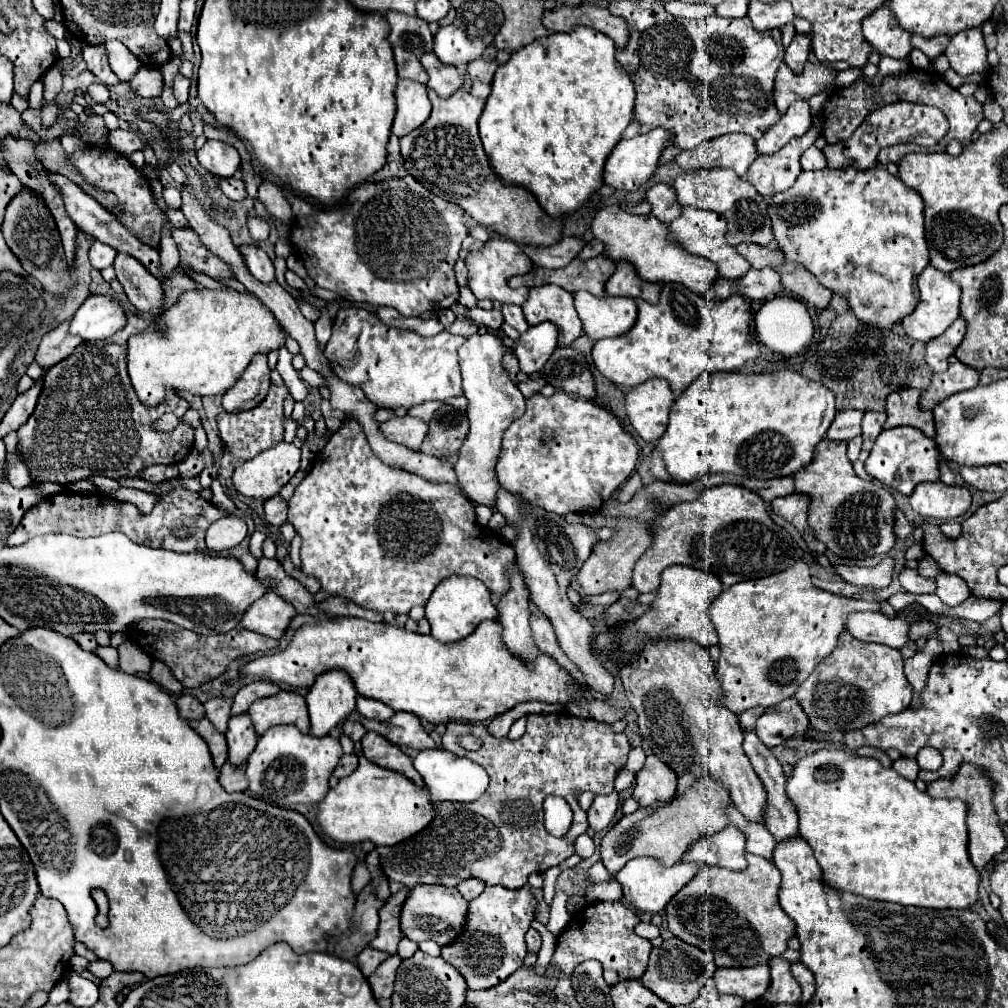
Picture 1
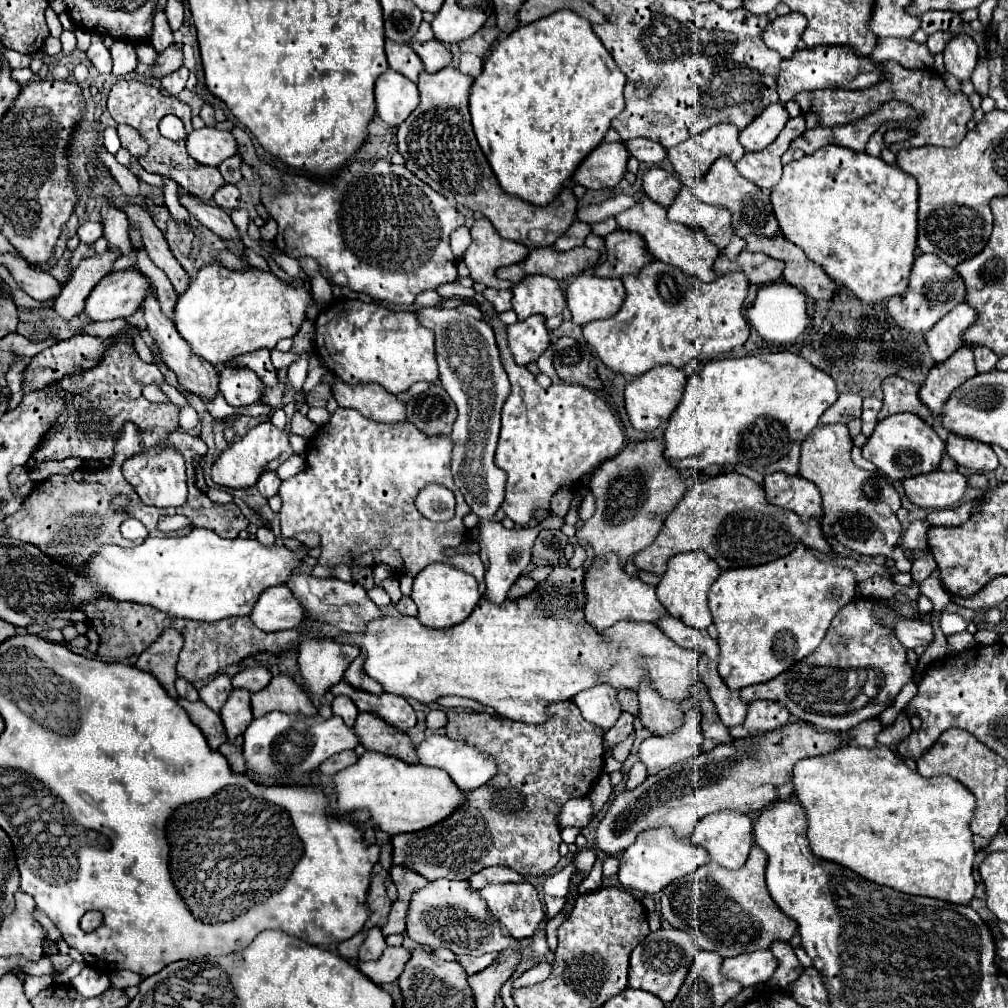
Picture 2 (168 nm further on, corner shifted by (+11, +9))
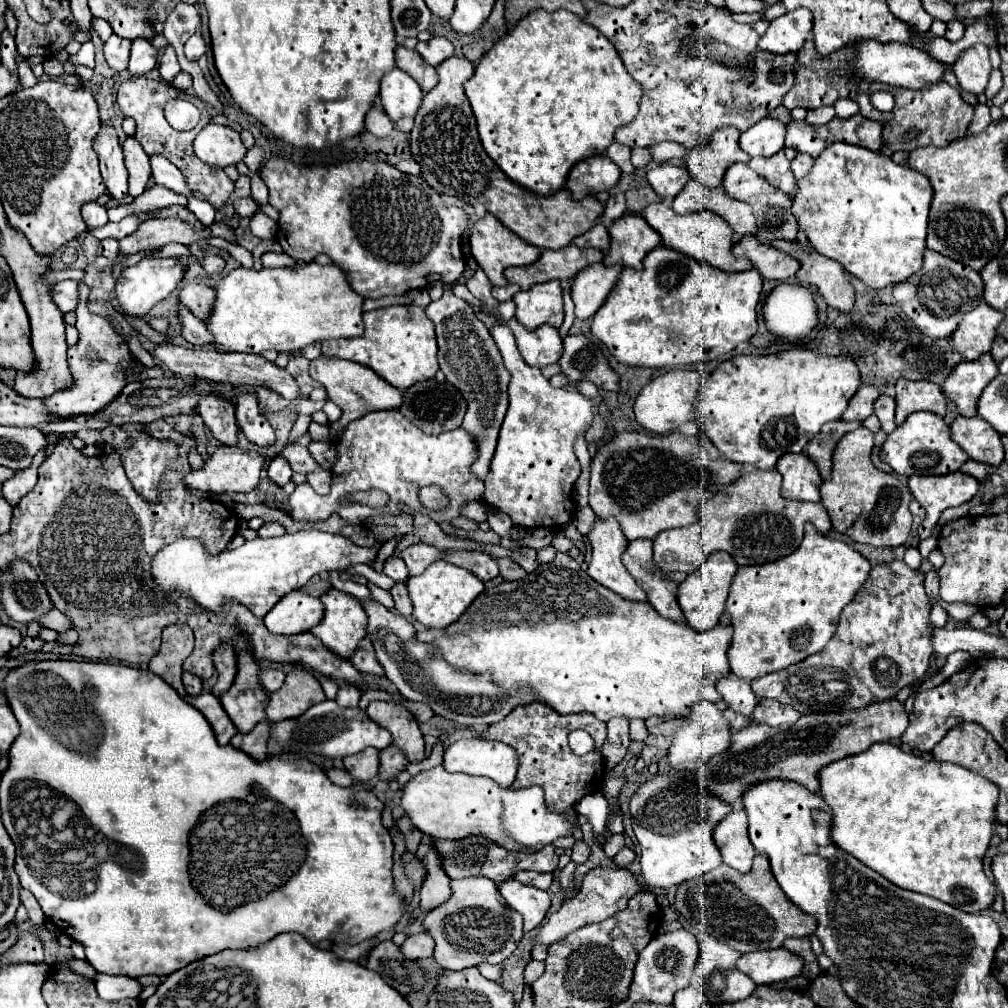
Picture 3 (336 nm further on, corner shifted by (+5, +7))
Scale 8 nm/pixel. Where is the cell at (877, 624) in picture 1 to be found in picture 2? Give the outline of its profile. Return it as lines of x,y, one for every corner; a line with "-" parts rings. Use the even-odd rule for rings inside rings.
879,606
877,608
877,616
893,628
893,632
897,634
897,638
901,640
901,644
905,648
915,648
915,646
923,646
927,648
933,638
935,638
935,632
931,628
931,624
927,624
925,620
919,620
919,618
913,618
913,620
905,620
905,618
897,618
889,608
885,606

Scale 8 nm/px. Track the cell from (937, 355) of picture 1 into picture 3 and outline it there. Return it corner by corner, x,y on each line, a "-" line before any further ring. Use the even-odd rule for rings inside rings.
981,302
977,308
967,312
967,316
963,316
957,330
951,334
955,352
959,352
965,360
975,360
989,352
995,328
1001,320
1003,314
999,310
993,310
989,304

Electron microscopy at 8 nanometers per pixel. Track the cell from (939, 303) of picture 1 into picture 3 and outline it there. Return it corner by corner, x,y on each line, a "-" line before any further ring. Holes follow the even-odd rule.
925,250
923,268
893,288
893,296
897,306
911,318
911,322
919,328
919,332
931,338
949,338
951,332
957,328
961,316
975,306
979,306
983,298
983,282
979,272
951,260
939,252

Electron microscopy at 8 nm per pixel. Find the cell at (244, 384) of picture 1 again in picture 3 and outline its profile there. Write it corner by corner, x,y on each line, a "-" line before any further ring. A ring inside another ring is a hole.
239,392
237,394
237,424
245,432
245,436
257,446
269,446
275,442
275,432
269,426
267,418
257,410
257,394
255,392

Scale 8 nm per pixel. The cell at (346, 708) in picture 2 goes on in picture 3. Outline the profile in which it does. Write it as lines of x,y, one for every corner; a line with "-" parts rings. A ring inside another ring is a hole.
341,684
335,700
341,708
359,708
359,700
361,700
361,692
357,688
351,688
351,684

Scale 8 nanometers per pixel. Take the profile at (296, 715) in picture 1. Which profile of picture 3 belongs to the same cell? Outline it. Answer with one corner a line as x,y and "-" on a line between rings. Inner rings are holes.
295,670
287,674
285,684
271,694
265,708
267,720
287,720
301,716
307,708
325,700
323,688
315,682
315,676
307,670

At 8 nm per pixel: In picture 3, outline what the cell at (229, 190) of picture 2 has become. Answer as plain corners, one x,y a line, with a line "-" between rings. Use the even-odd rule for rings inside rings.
237,198
237,200
233,202
233,206
235,206
235,212
237,212
239,216
253,216
253,214
259,210
259,206
255,204
253,198

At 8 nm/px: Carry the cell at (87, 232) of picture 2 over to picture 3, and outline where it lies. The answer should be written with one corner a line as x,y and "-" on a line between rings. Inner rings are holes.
89,202
81,208
81,214
83,214
83,220
87,224
87,228
101,228
105,226
109,220
107,220
107,212
105,212
105,206
99,206
95,202

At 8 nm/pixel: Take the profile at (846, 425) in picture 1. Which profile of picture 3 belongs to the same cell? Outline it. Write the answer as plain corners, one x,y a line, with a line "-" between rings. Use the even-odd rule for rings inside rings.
859,386
859,392
855,392
855,396
851,398
851,404
847,406
847,410
843,412
843,420
857,420
863,422
865,418
869,418
873,414
873,402
879,398
879,390
871,388
871,386

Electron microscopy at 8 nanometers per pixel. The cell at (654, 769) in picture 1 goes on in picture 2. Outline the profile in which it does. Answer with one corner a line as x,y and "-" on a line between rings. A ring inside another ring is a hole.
695,706
685,714
685,722
673,734
647,738
641,744
639,760
647,766
649,774
657,774
663,768
697,756
701,752
701,746
701,710

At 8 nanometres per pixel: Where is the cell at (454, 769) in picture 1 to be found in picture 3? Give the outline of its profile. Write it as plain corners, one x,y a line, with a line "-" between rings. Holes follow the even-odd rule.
481,738
457,740
447,746
443,756
443,768
447,772
463,772
471,776
491,778
503,788
509,788
517,772
515,750
501,742
489,742

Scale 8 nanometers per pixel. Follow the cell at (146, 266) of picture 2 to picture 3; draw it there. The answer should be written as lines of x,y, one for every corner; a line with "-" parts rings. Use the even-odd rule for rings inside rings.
183,302
177,304
177,318
181,324
181,336
195,344
195,346
205,346
211,342
211,334
207,332
207,328
203,328
203,322
199,318
193,316
191,310
187,310
187,306

